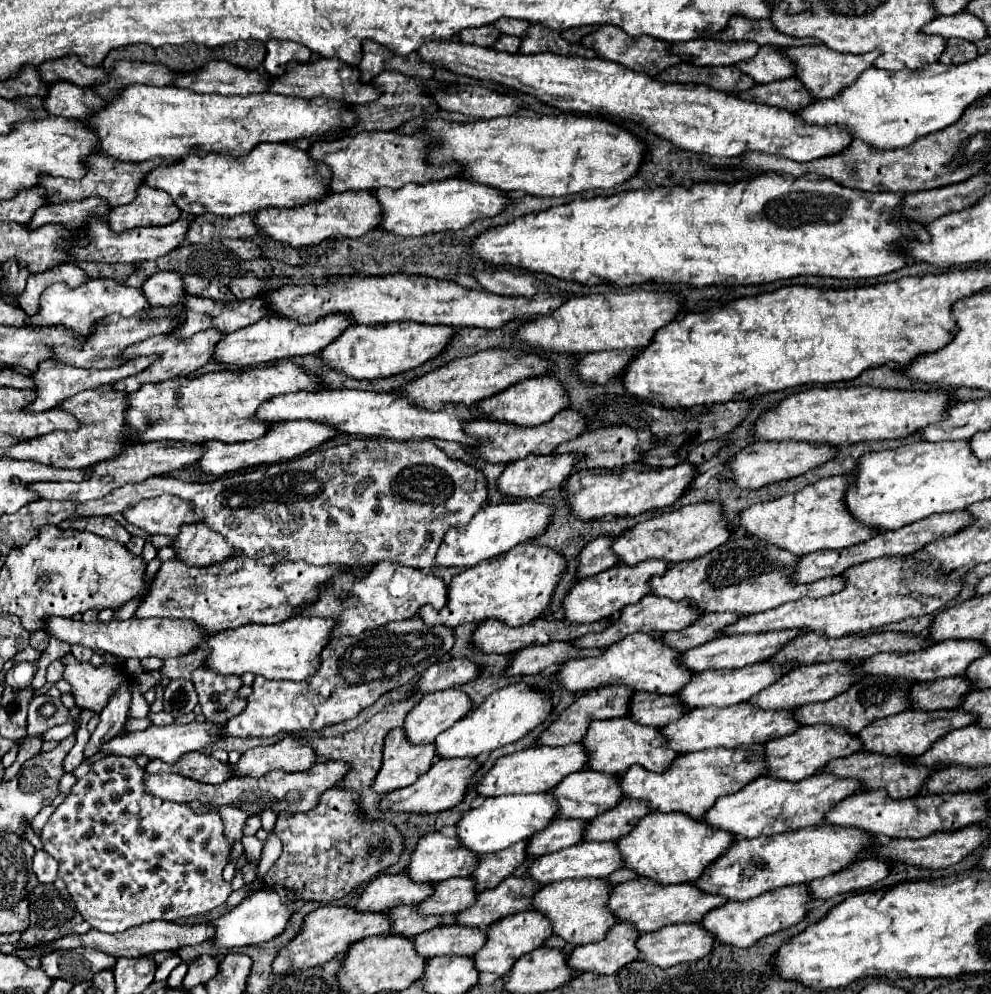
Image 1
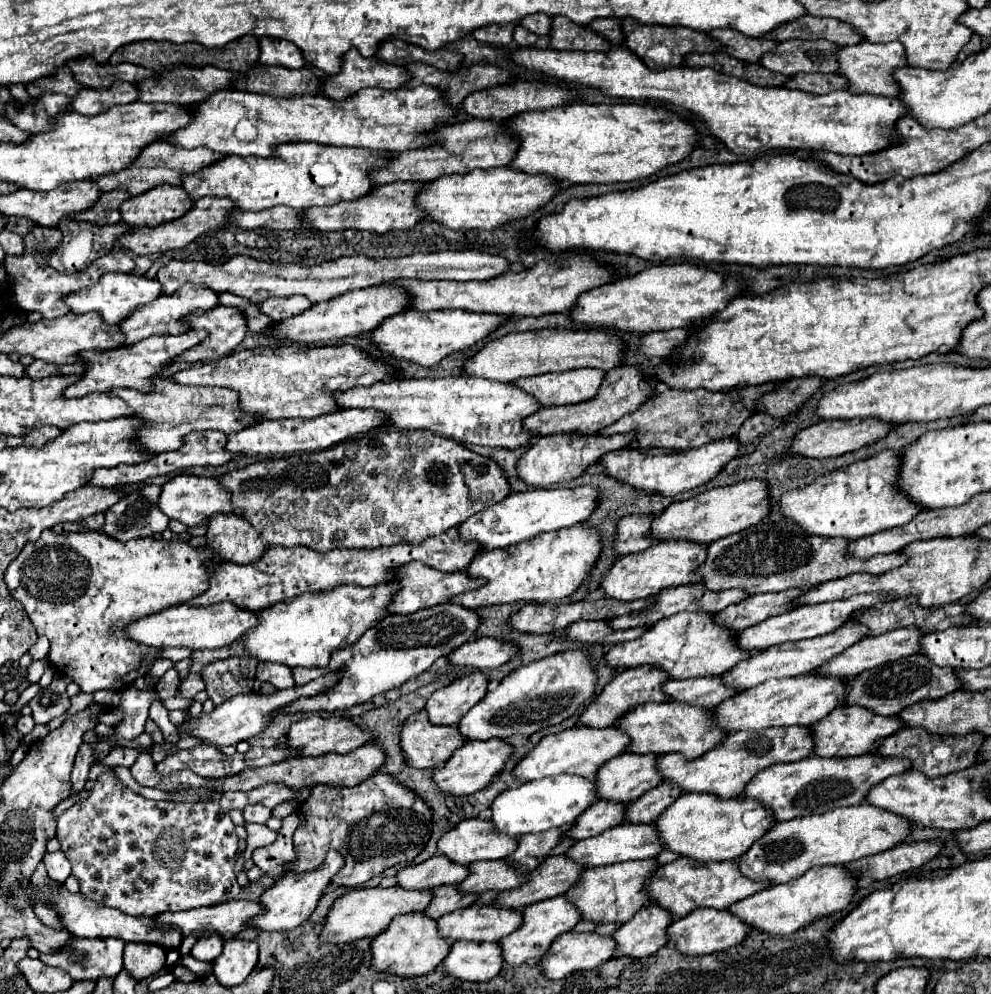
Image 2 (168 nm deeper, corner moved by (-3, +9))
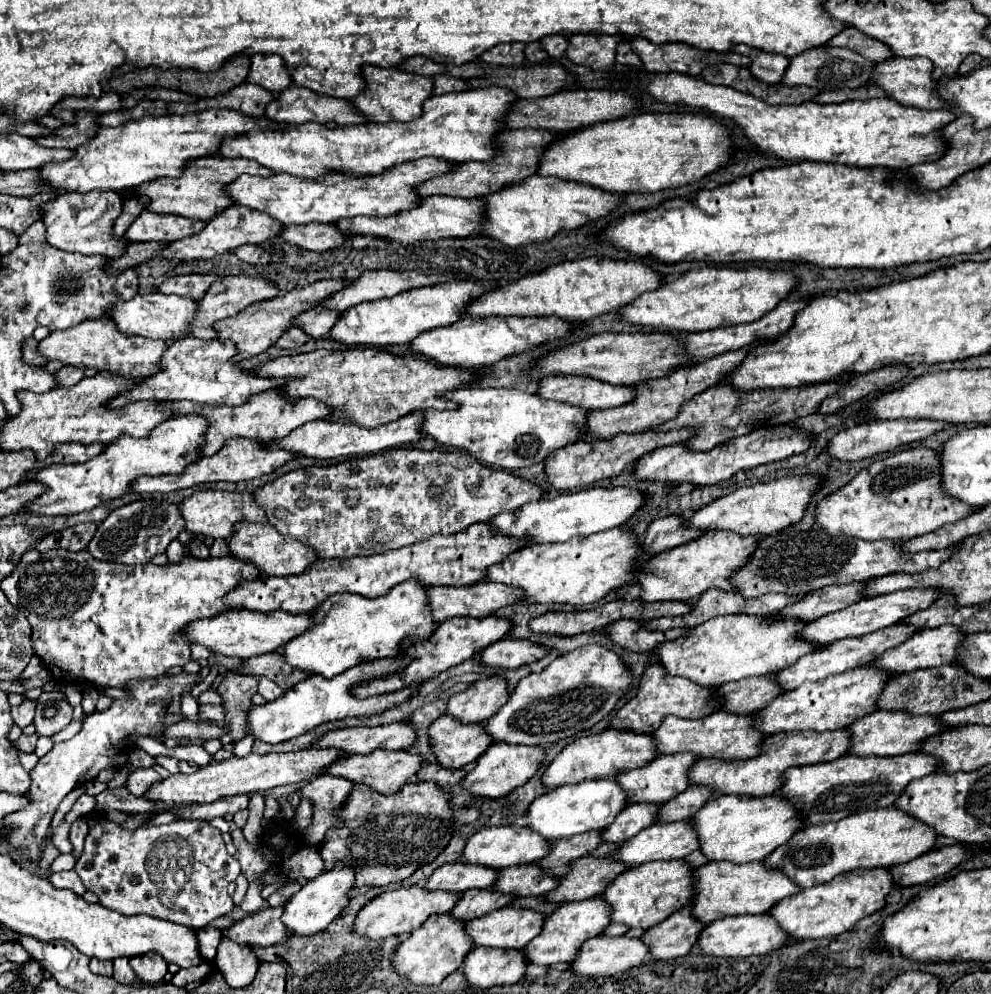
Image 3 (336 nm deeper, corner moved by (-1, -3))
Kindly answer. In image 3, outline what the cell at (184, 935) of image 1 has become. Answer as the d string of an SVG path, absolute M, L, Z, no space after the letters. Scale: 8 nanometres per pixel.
M267 907L259 913L247 915L223 929L223 937L241 945L277 945L281 943L281 933L287 933L281 923L281 913L281 907Z

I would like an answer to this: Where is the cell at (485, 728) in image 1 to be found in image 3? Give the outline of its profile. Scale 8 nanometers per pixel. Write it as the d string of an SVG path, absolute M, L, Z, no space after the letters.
M587 645L557 657L541 673L523 677L509 695L507 703L503 703L495 717L489 717L483 727L495 741L509 745L535 747L555 743L591 729L615 707L629 685L631 673L621 663L617 653L601 645Z

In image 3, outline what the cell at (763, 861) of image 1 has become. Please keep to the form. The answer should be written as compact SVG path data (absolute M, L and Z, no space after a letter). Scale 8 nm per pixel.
M893 807L877 809L871 813L859 813L845 817L837 823L819 823L799 829L787 845L777 847L763 863L773 869L781 869L799 887L813 887L831 881L835 875L853 869L871 867L891 867L927 853L935 845L935 831L931 831L921 821L909 817Z

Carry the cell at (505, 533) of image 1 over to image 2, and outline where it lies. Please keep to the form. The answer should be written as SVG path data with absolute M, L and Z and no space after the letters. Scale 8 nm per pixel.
M575 487L575 489L529 489L523 493L511 493L505 501L475 513L459 525L459 533L465 541L477 541L483 549L497 549L515 545L519 541L531 539L543 531L555 531L571 525L579 525L589 519L589 515L599 505L601 491L595 487Z

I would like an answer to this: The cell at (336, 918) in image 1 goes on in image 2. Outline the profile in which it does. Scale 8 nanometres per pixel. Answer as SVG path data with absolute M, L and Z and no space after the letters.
M399 885L395 887L363 887L363 889L353 889L339 897L335 905L331 907L327 915L327 923L323 927L321 939L327 943L349 943L361 937L377 937L393 917L405 915L405 913L415 913L415 911L425 911L433 899L433 891L411 891L411 889L401 889Z

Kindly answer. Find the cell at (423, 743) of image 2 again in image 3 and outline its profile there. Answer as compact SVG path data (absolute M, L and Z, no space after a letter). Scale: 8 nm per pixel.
M443 715L439 719L435 719L429 725L429 743L431 743L431 751L437 759L437 765L443 769L463 769L465 765L473 763L481 753L487 751L487 747L493 743L491 737L487 737L487 733L483 733L483 725L461 725L461 721Z

